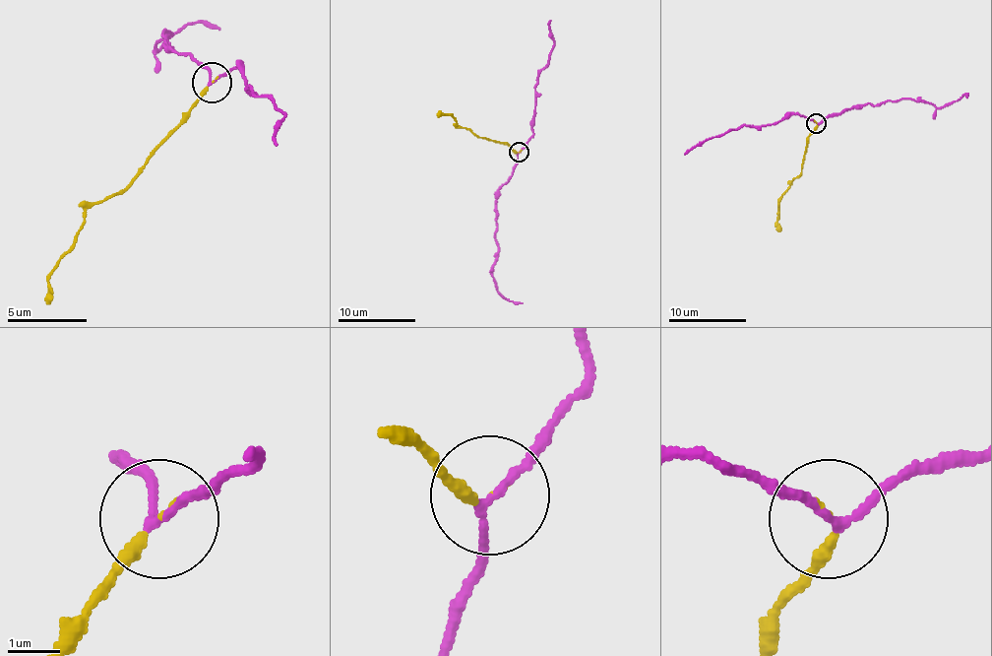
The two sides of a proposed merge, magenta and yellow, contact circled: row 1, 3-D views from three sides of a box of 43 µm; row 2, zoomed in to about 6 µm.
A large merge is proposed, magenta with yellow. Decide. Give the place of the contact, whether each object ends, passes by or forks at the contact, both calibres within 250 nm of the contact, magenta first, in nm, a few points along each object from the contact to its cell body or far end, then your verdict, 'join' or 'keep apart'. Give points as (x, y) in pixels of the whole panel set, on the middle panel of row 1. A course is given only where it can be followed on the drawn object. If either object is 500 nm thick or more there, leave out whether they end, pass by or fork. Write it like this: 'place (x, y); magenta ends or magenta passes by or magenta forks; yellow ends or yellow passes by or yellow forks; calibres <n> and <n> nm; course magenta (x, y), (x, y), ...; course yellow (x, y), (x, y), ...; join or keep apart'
place (519, 152); magenta passes by; yellow ends; calibres 150 and 180 nm; course magenta (519, 152), (513, 174), (501, 186), (496, 200), (497, 249), (492, 276), (496, 288), (507, 299), (523, 303); course yellow (519, 152), (517, 154), (507, 144), (478, 138), (457, 124), (449, 114), (439, 112), (439, 116); keep apart

